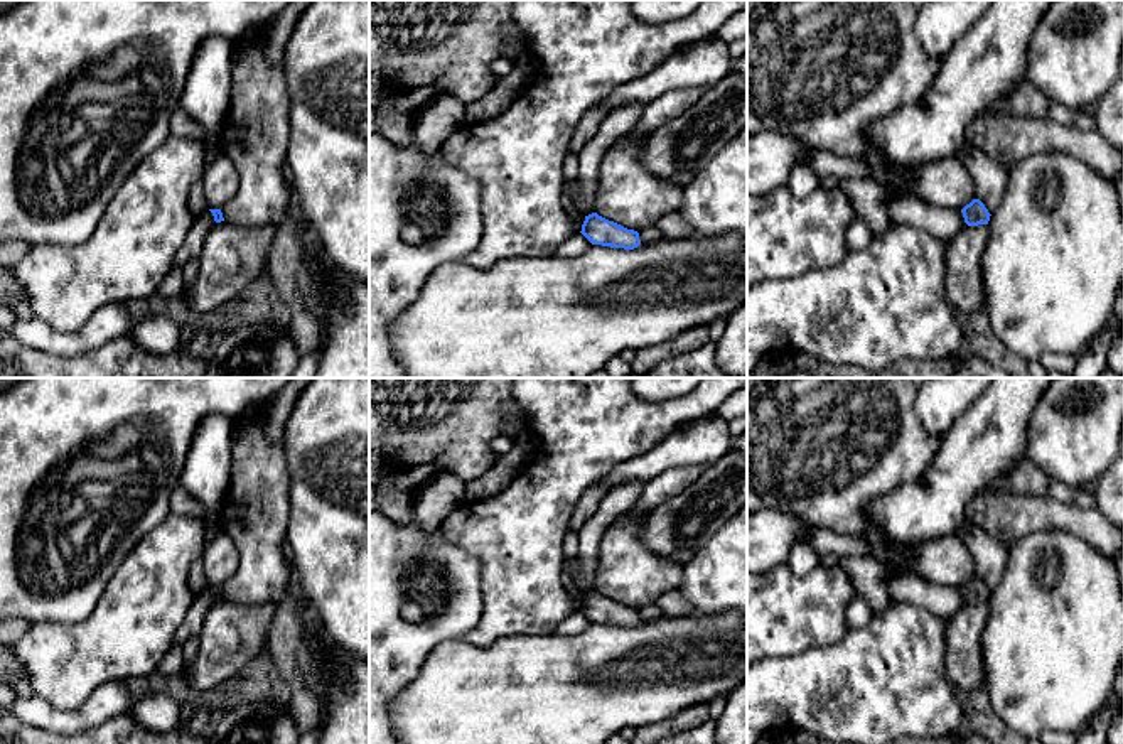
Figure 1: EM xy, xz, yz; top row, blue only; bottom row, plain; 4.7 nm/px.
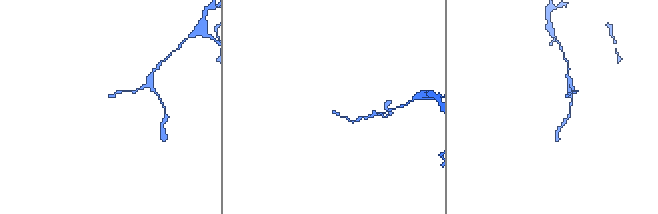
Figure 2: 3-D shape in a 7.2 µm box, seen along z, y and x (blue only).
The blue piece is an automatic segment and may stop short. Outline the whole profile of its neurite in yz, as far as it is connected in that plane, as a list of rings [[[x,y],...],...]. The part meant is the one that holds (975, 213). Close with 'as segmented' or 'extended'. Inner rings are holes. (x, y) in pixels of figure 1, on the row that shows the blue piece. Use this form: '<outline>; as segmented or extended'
[[[973,199],[961,213],[968,226],[988,224],[991,216],[980,199]]]; as segmented

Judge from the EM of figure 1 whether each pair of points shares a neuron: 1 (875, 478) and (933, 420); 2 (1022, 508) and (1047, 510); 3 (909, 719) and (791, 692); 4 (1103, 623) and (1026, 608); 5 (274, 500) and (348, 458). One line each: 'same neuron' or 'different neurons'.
1: different neurons
2: same neuron
3: same neuron
4: same neuron
5: different neurons

